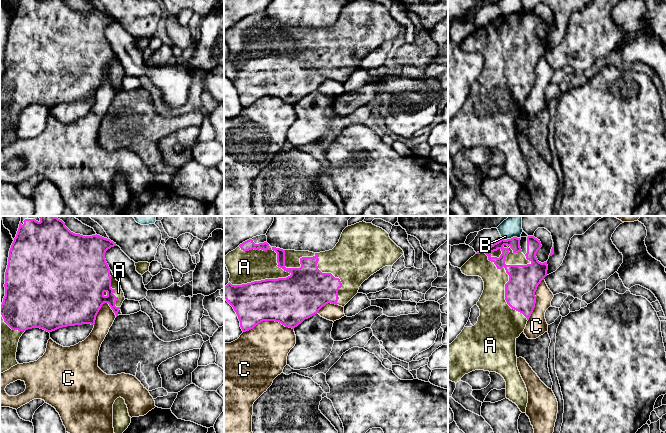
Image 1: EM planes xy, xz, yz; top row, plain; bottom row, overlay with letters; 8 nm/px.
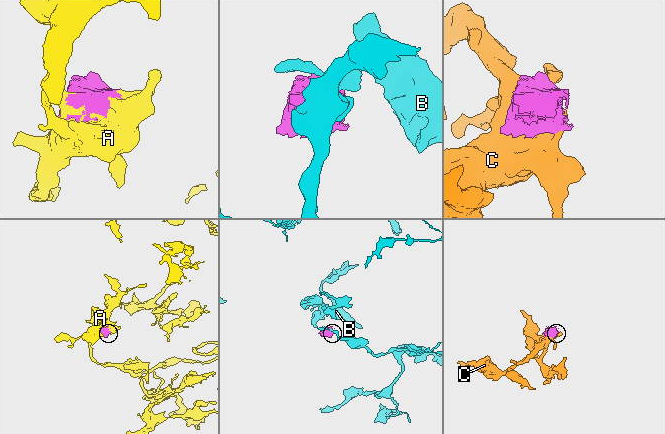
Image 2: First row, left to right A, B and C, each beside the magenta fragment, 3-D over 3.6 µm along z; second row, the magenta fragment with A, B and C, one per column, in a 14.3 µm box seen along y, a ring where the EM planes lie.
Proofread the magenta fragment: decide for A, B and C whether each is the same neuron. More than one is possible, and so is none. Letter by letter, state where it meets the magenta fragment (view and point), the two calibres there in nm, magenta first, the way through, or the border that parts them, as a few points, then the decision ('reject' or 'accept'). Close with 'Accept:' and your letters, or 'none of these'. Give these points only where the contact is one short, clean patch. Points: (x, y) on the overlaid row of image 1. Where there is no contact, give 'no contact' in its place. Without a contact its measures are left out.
A: xz (261, 280) | 360/260 nm | accept
B: yz (511, 238) | 110/160 nm | along yz (519, 237), (502, 239) | reject
C: xz (268, 320) | 380/400 nm | reject
Accept: A

